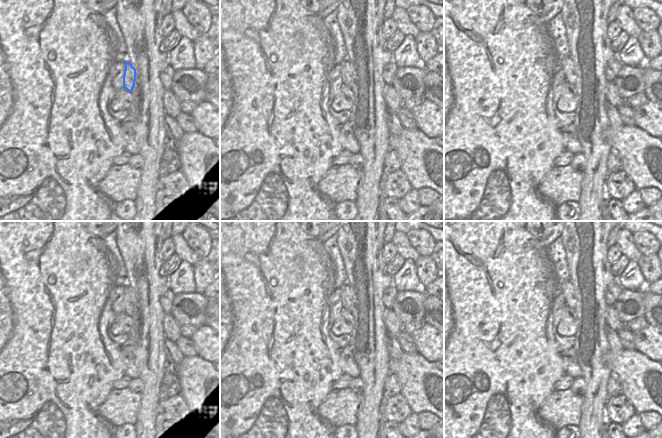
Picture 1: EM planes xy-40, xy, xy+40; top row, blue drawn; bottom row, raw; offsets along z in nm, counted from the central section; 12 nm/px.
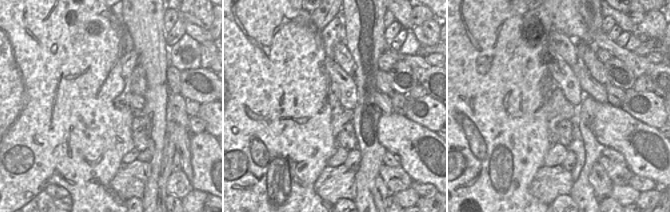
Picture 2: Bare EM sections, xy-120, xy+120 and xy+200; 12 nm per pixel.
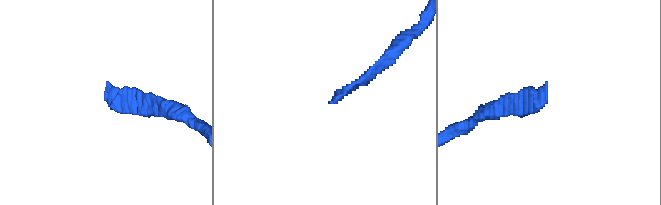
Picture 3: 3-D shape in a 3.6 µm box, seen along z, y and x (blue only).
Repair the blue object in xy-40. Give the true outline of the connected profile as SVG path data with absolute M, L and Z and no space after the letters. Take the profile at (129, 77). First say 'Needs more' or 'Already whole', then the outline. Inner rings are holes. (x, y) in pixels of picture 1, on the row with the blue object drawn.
Already whole. M125 63L125 70L123 75L123 88L128 92L132 92L136 81L136 69L132 66L131 63Z

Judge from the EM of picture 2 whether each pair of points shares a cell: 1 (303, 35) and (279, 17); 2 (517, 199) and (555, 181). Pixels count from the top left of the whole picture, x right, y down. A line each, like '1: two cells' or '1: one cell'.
1: one cell
2: two cells

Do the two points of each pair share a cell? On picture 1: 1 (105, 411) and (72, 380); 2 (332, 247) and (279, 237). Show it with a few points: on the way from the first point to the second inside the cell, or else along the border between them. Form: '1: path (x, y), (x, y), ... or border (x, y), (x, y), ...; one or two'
1: border (113, 389), (99, 407), (98, 412), (114, 425); two
2: border (323, 243), (323, 247), (334, 266); two

